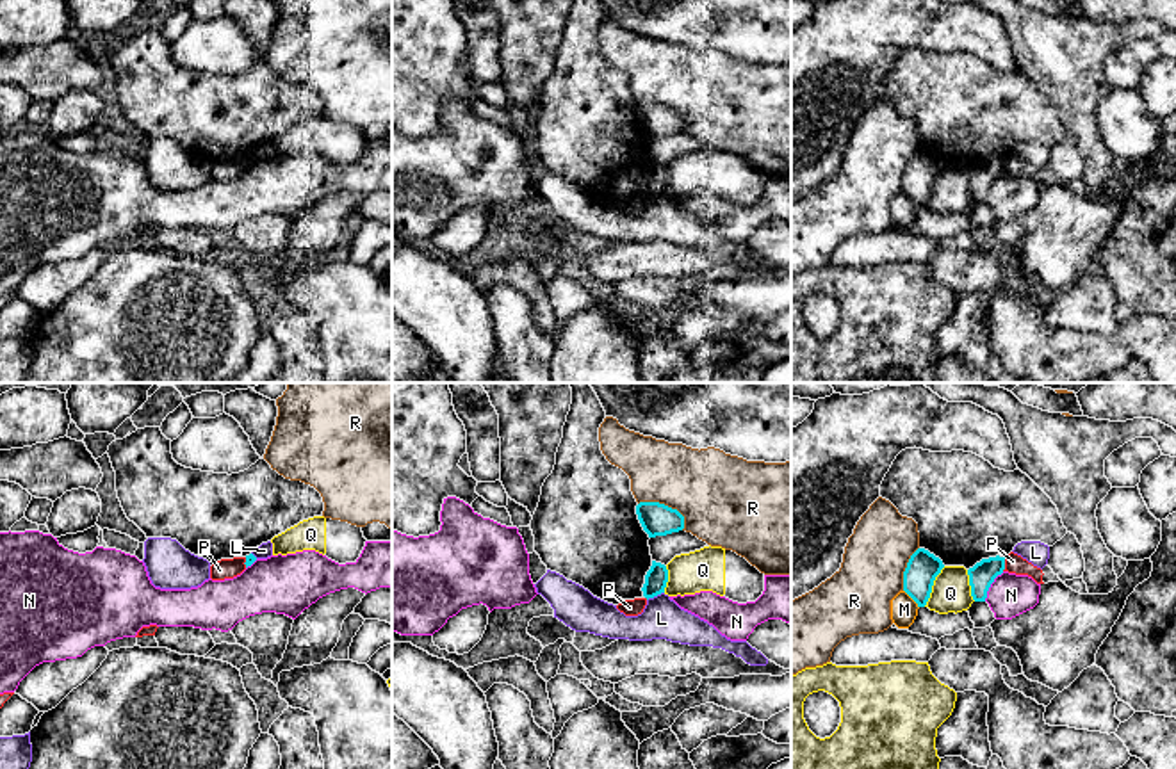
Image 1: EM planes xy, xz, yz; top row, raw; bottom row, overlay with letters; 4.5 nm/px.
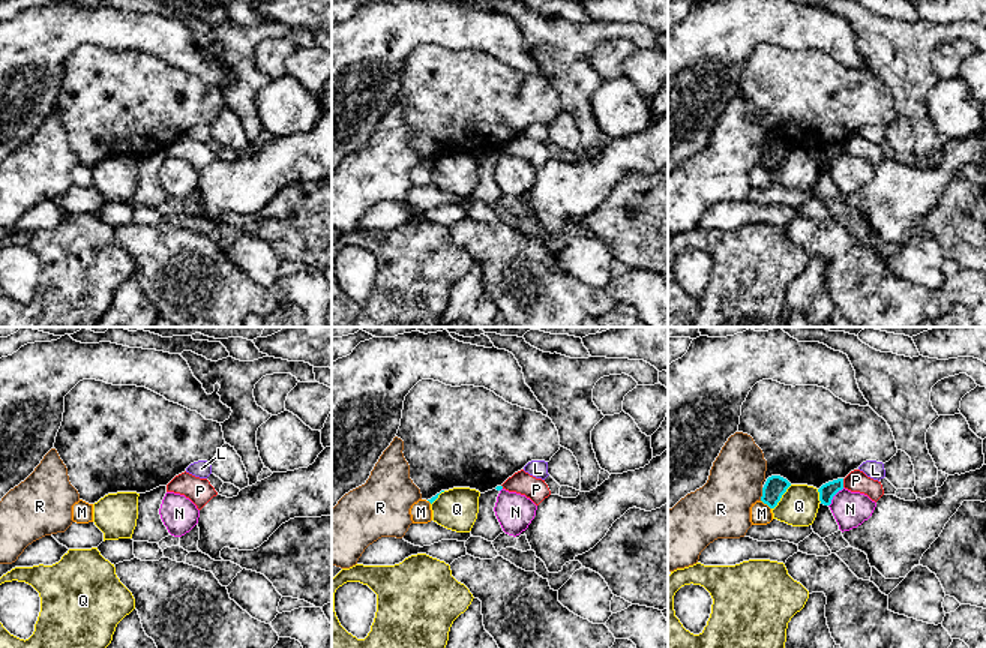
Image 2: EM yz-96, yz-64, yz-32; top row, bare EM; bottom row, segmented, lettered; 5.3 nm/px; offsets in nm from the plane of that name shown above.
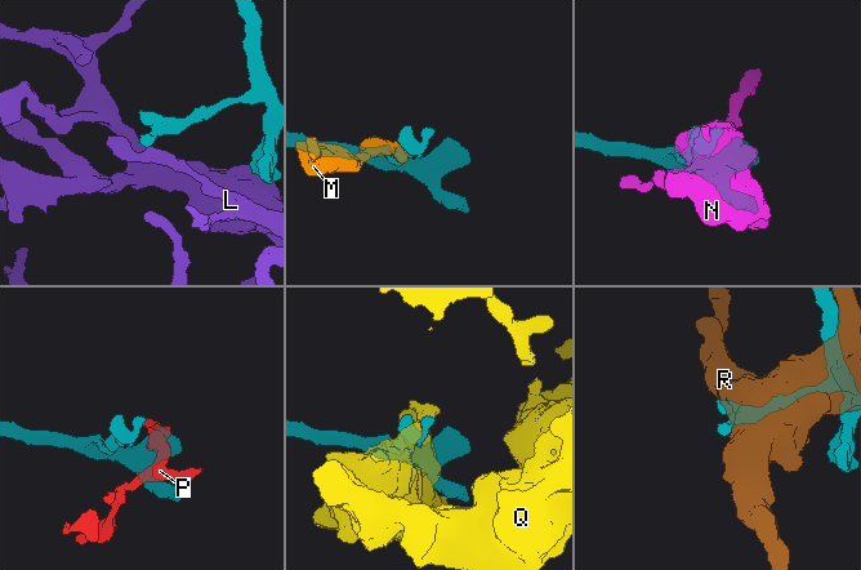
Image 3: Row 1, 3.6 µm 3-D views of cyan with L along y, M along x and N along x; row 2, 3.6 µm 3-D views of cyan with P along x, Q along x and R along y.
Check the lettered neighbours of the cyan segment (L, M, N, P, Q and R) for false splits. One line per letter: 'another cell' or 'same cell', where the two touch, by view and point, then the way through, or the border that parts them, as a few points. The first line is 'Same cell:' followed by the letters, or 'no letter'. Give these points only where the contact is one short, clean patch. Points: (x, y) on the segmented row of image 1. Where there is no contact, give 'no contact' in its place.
Same cell: L
L: same cell | xz (654, 595)
M: another cell | yz (911, 597) | along yz (904, 590), (918, 607)
N: another cell | yz (989, 586) | along yz (1004, 572), (995, 579), (984, 600)
P: another cell | yz (1004, 565) | along yz (1005, 558), (1002, 570)
Q: another cell | yz (932, 584) | along yz (945, 566), (936, 577), (930, 597), (923, 606)
R: another cell | xz (667, 506)

